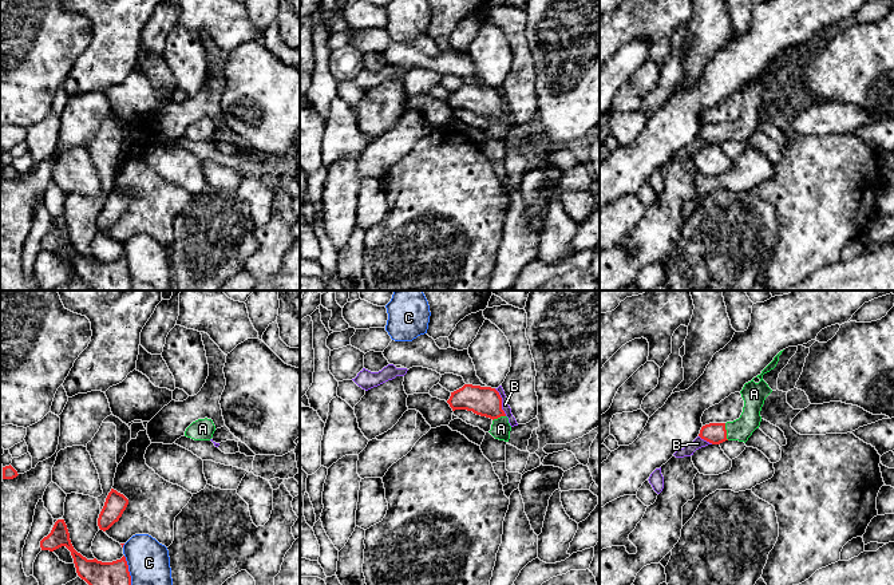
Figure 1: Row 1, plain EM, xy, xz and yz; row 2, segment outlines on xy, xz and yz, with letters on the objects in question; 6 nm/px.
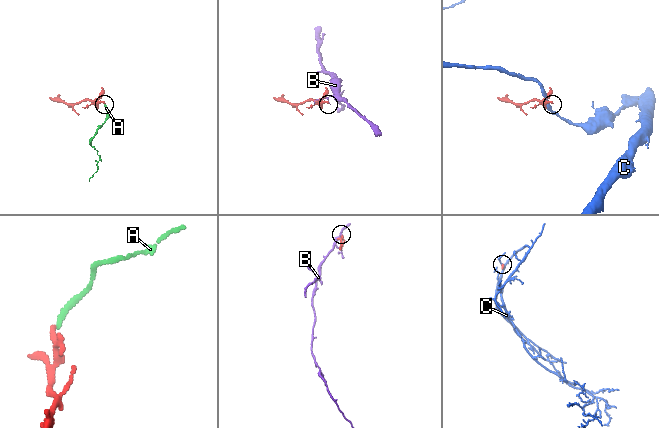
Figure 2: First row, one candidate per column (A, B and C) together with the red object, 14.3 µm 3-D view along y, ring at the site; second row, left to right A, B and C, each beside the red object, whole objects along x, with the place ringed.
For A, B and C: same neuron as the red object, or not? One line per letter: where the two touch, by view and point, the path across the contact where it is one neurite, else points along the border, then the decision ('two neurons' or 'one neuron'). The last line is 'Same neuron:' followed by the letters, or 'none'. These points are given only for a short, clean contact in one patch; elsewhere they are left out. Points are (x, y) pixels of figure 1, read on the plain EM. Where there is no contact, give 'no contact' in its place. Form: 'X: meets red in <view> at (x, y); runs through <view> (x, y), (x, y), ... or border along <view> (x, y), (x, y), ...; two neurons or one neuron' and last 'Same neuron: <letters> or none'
A: meets red in yz at (726, 131); runs through yz (713, 133), (726, 131), (742, 129); one neuron
B: meets red in xz at (501, 102); border along xz (494, 89), (501, 98), (501, 109), (506, 115); two neurons
C: meets red in xy at (129, 273); two neurons
Same neuron: A

